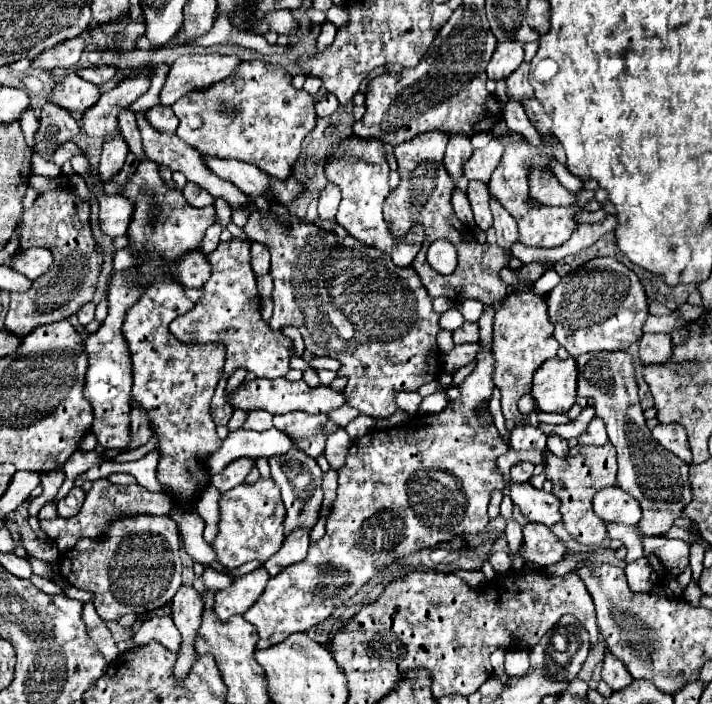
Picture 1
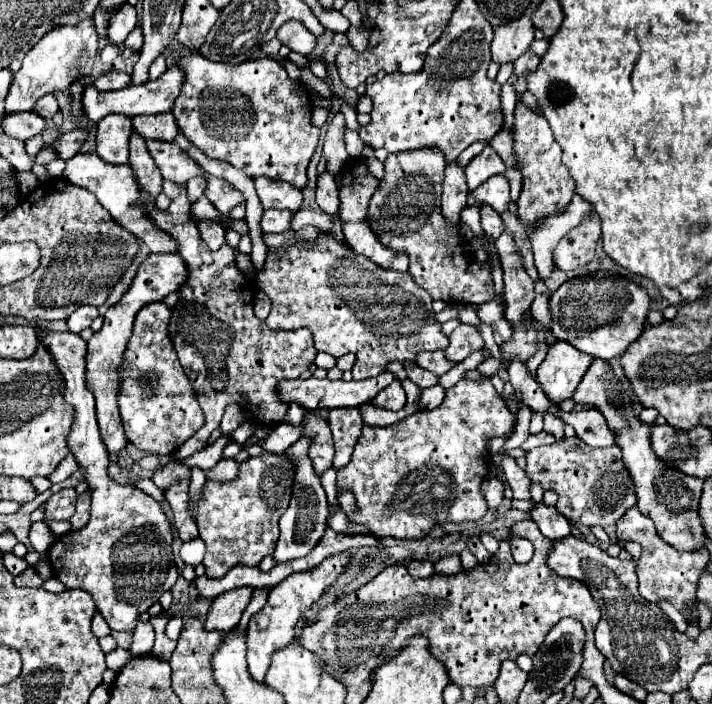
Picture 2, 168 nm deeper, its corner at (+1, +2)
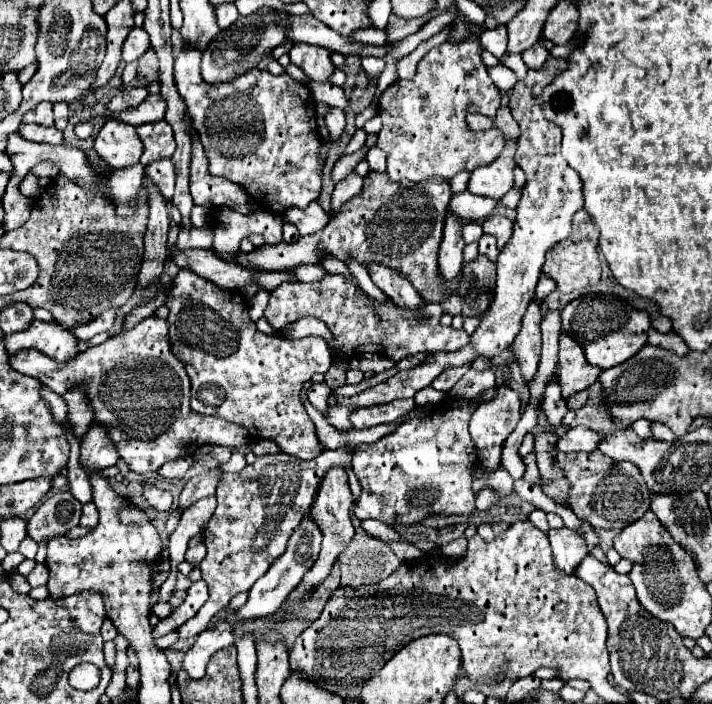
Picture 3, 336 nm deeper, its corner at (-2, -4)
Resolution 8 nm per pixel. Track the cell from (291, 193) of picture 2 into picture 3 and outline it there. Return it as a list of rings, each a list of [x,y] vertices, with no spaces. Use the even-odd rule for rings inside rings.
[[[312,201],[306,209],[286,209],[284,211],[284,219],[294,223],[300,231],[300,235],[312,235],[320,229],[324,229],[324,225],[328,225],[330,215],[316,203]]]

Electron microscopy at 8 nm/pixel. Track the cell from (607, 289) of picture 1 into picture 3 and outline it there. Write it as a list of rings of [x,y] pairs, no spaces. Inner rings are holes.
[[[592,293],[586,297],[578,297],[570,301],[560,315],[562,315],[562,331],[574,337],[582,345],[588,363],[600,369],[610,369],[614,365],[628,361],[648,341],[650,315],[646,311],[638,311],[630,307],[628,303],[612,295]]]

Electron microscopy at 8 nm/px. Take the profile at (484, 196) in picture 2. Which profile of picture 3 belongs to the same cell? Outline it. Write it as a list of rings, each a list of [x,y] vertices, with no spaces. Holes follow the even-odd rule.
[[[464,191],[464,193],[458,193],[452,197],[448,211],[450,211],[450,215],[454,215],[462,221],[480,221],[480,219],[486,219],[486,215],[492,213],[494,207],[496,207],[494,199]]]

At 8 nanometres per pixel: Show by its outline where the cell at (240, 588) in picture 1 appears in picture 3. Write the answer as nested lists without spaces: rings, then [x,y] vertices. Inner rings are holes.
[[[220,621],[218,625],[206,629],[204,633],[198,635],[198,639],[194,641],[194,645],[188,649],[186,657],[184,657],[184,663],[182,663],[182,669],[188,673],[190,679],[200,679],[204,677],[206,673],[206,665],[210,661],[210,657],[232,645],[234,643],[234,635],[232,635],[232,627],[224,621]]]

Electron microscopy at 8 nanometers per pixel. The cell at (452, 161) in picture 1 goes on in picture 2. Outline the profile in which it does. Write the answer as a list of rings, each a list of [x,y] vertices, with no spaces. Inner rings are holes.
[[[447,163],[445,179],[443,179],[443,197],[441,197],[441,211],[453,223],[459,223],[459,213],[467,205],[467,183],[465,171],[459,163]]]

